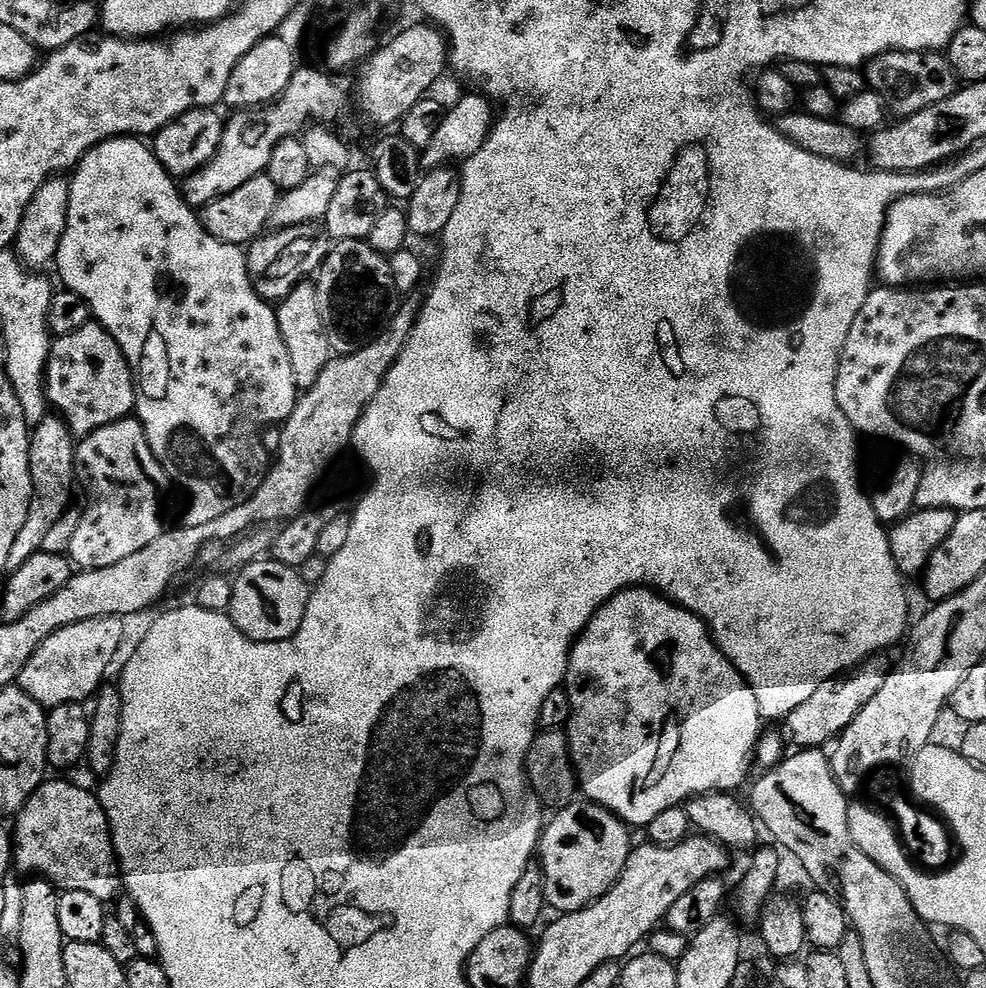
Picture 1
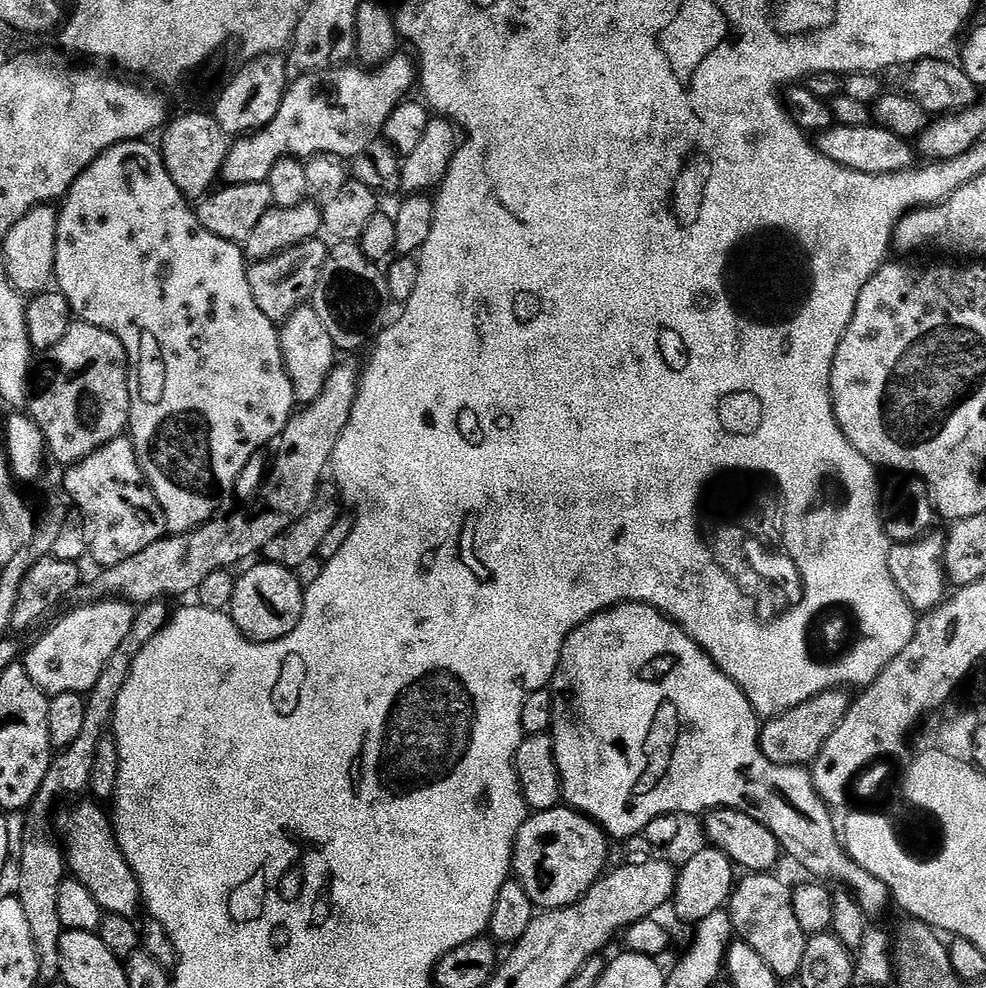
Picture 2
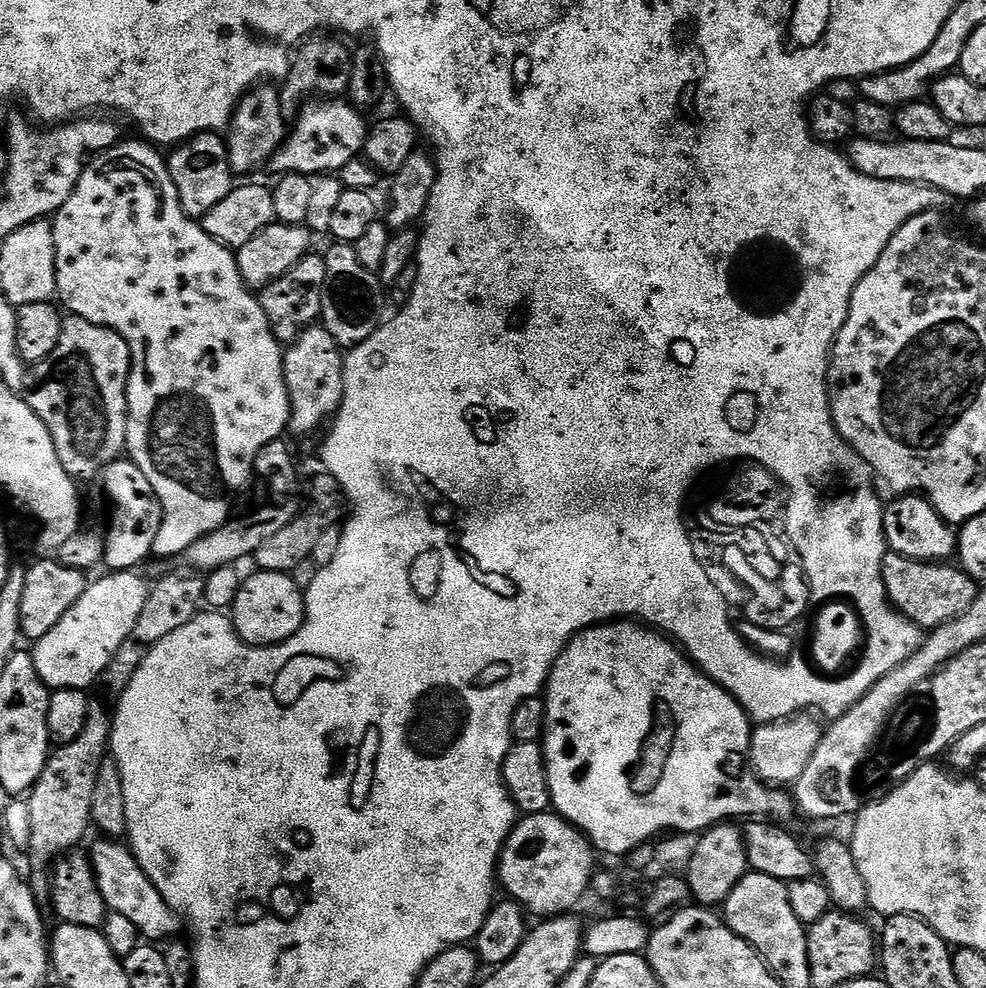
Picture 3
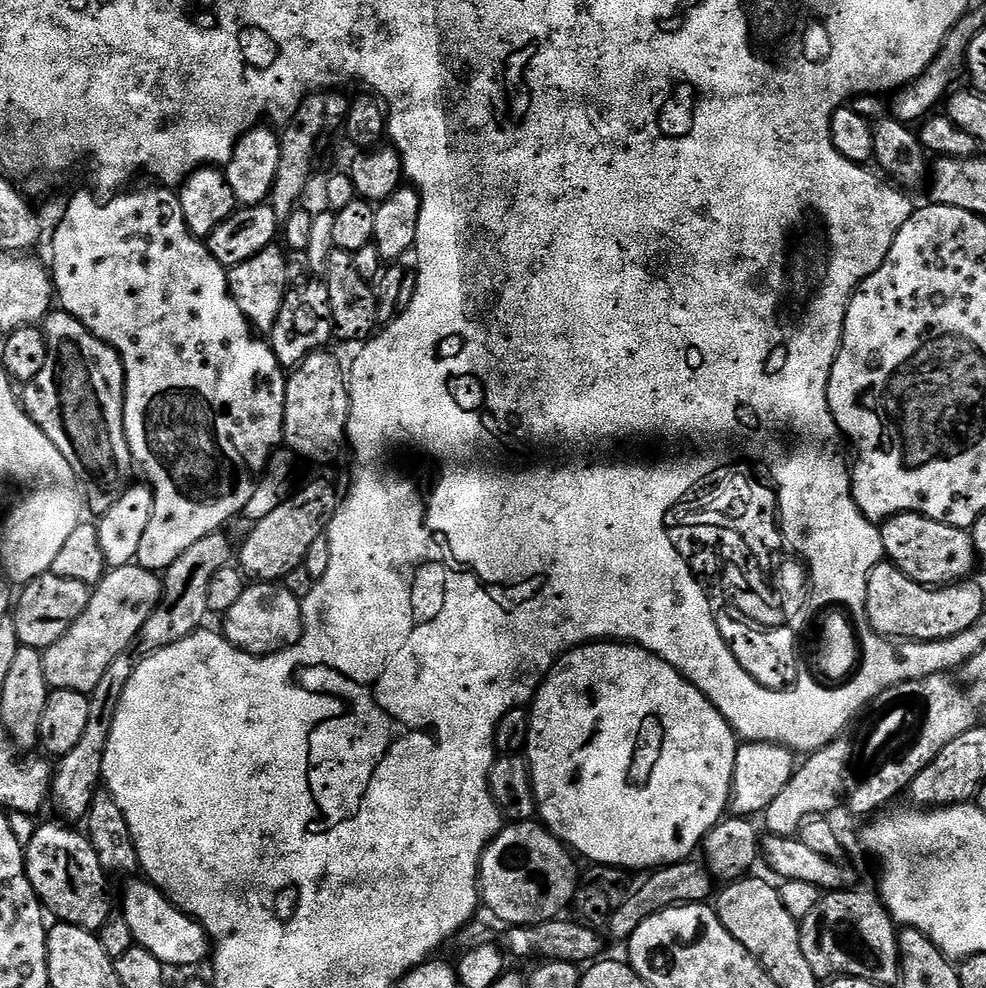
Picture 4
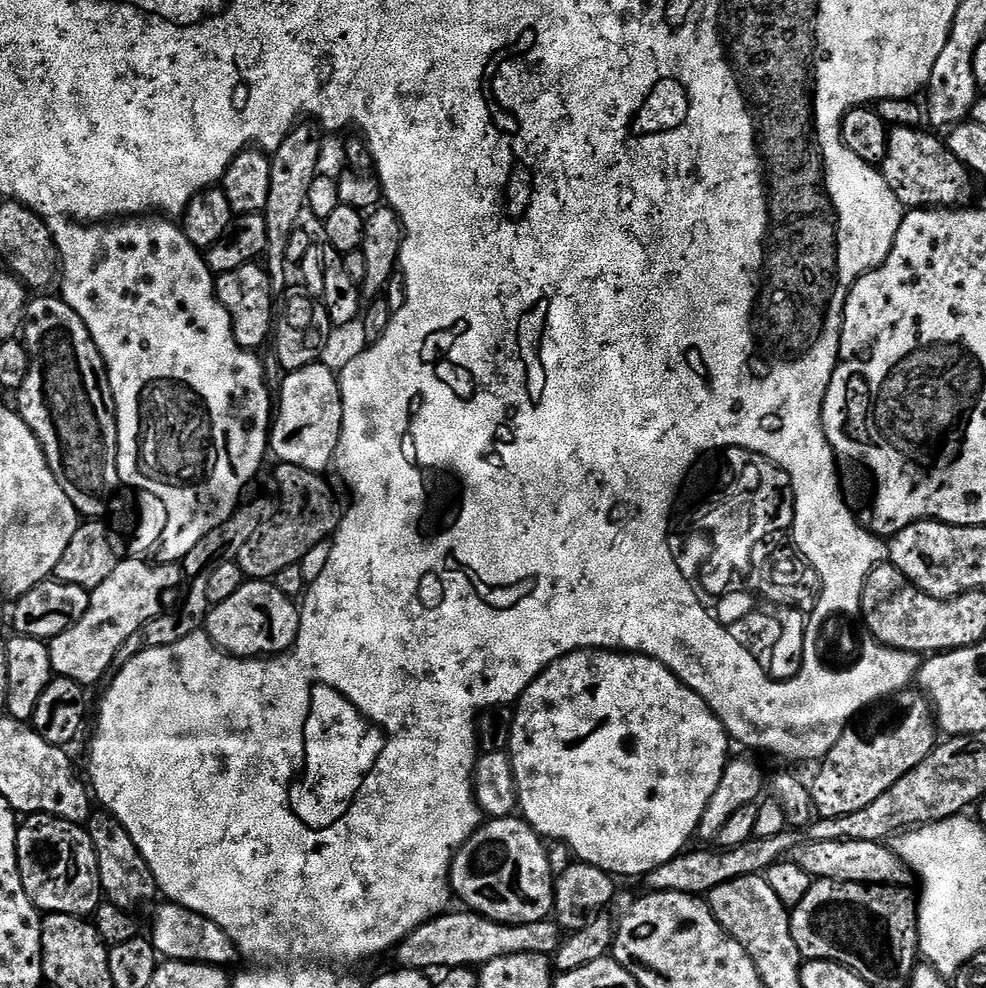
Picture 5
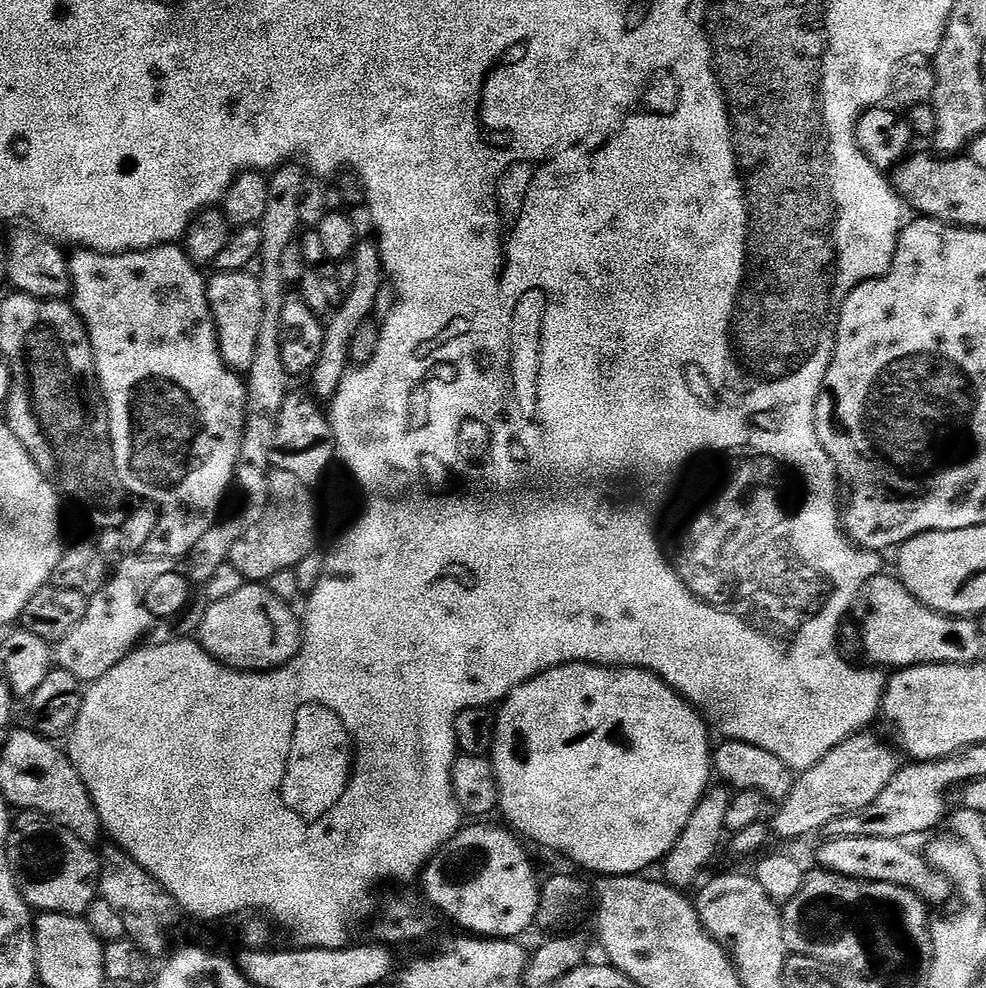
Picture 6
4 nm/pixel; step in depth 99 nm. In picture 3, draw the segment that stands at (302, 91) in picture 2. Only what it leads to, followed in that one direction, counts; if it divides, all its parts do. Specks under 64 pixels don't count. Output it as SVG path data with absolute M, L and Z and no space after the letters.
M313 99L301 108L283 146L272 156L270 168L273 168L276 174L297 172L309 178L340 173L346 162L357 159L364 151L370 127L369 121L364 121L364 116L361 109L353 107L343 99Z

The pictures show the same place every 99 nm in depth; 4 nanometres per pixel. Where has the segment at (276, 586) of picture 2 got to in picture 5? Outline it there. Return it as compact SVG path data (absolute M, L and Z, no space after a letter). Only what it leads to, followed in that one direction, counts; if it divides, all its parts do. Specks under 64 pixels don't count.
M248 580L226 602L209 611L206 634L230 656L267 658L287 653L300 632L300 610L293 597L282 594L275 583Z

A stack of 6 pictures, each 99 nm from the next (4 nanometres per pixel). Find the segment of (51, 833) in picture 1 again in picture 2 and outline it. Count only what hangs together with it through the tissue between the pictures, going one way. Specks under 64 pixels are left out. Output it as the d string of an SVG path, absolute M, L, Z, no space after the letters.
M87 799L76 802L81 802L81 804L66 809L60 817L57 815L54 820L54 828L57 828L55 831L62 841L67 871L75 879L80 880L82 886L86 886L86 890L90 890L90 894L94 894L94 898L98 898L105 913L113 912L135 917L137 915L136 907L139 909L142 904L136 875L130 870L130 866L118 846L116 829L109 813L107 816L100 809L103 807L95 799Z

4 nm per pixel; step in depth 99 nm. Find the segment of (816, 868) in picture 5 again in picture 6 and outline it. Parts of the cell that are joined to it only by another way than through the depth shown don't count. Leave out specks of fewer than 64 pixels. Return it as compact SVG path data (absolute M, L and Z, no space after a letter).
M838 836L823 841L825 844L816 852L816 860L825 872L842 874L855 880L869 880L870 882L890 882L894 886L902 886L914 894L918 894L929 906L944 904L953 899L954 885L947 876L933 868L923 851L915 852L902 840L890 838L850 838Z

